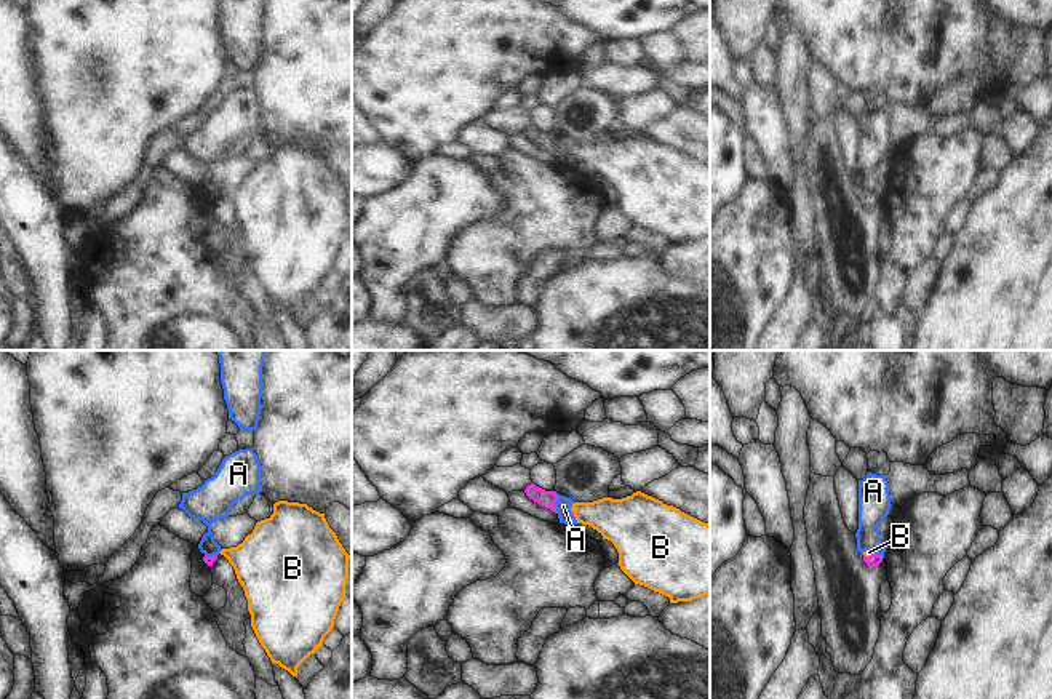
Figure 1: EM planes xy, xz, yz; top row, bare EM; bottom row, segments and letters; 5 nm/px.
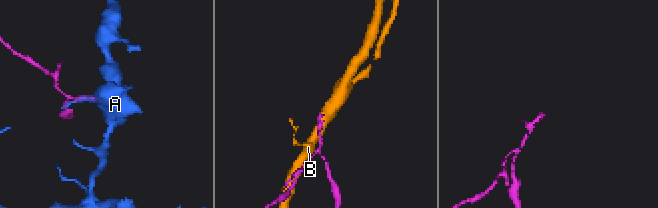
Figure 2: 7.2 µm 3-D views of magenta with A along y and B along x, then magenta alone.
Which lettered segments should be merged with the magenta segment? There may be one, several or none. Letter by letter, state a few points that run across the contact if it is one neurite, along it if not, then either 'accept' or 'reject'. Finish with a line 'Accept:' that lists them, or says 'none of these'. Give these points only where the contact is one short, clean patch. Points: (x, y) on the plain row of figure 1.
A: line xz (553, 133), (557, 138), (557, 154); reject
B: line yz (873, 202), (867, 199), (868, 194); accept
Accept: B

